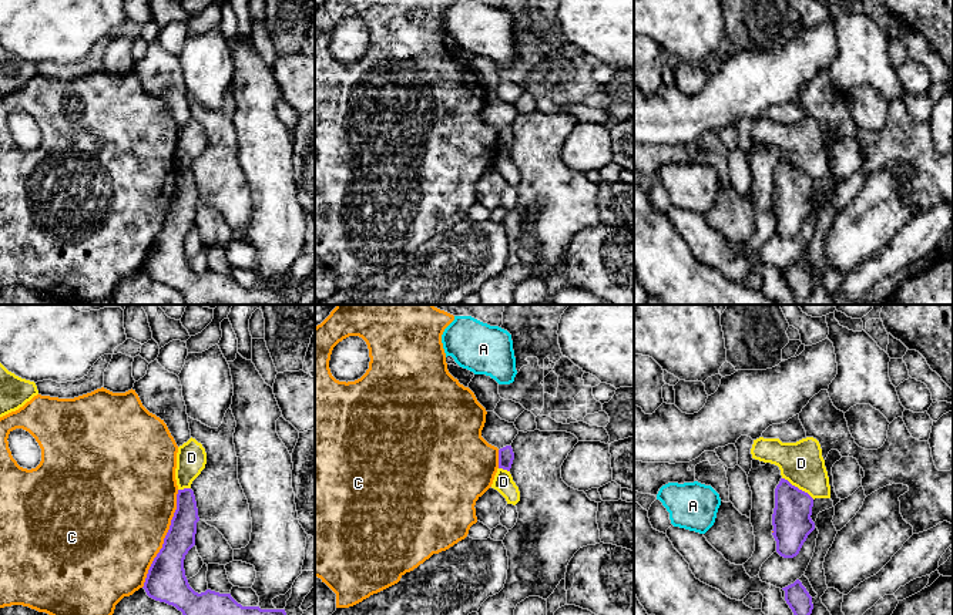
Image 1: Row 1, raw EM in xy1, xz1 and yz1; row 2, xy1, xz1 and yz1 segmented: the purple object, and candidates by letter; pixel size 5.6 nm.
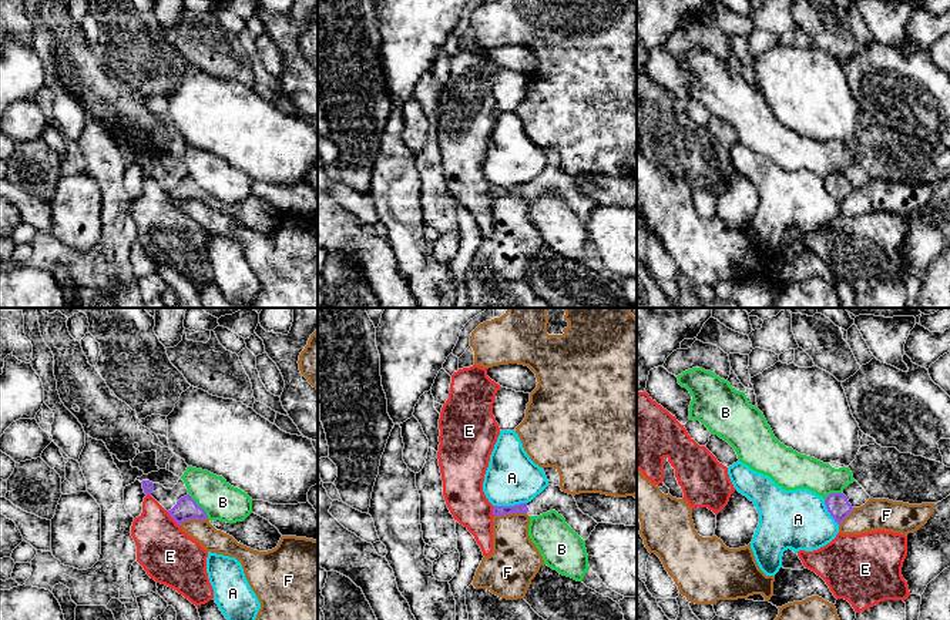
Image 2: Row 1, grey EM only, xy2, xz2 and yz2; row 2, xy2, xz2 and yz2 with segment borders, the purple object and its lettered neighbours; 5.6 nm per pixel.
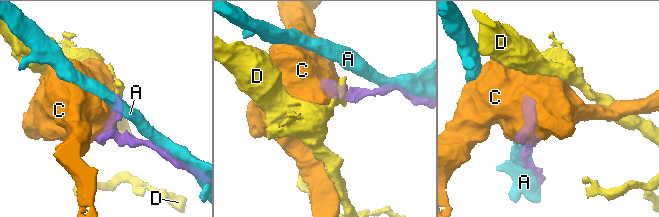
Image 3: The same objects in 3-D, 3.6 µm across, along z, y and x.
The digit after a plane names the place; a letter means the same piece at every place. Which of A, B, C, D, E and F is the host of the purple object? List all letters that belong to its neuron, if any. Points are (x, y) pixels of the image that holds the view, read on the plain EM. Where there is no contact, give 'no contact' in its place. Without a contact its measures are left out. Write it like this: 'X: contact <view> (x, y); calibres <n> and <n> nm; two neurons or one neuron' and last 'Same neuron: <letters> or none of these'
A: contact xz2 (509, 187); calibres 60 and 300 nm; two neurons
B: contact xy2 (200, 187); calibres 130 and 220 nm; two neurons
C: contact xy1 (164, 219); calibres 220 and 500 nm; two neurons
D: contact yz1 (797, 168); calibres 220 and 240 nm; two neurons
E: contact xy2 (173, 198); calibres 130 and 320 nm; two neurons
F: contact xz2 (510, 193); calibres 60 and 260 nm; two neurons
Same neuron: none of these

